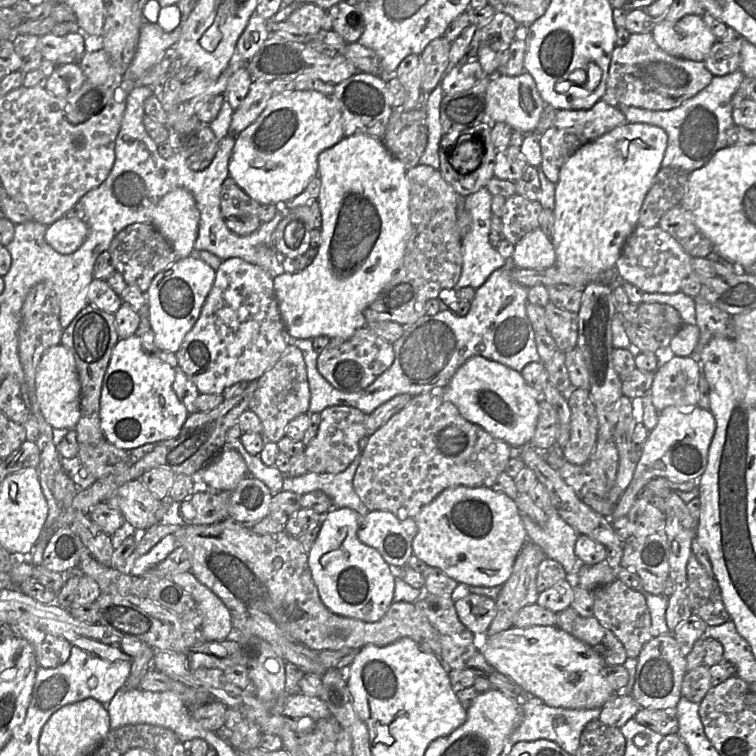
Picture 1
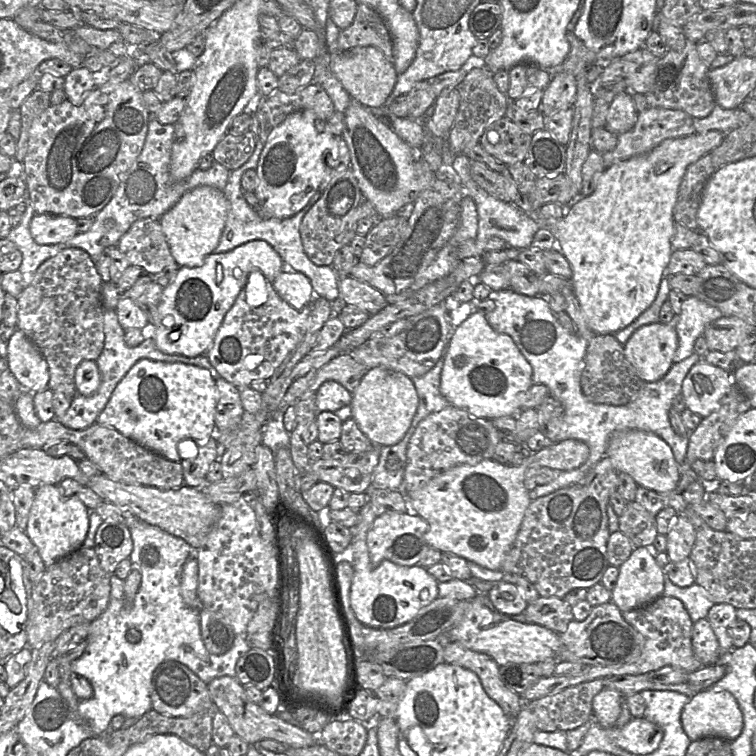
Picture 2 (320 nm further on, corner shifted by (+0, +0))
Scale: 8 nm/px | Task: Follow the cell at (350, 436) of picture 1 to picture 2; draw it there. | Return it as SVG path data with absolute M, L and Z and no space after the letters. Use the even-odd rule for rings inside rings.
M343 353L318 370L306 393L315 395L324 382L335 381L353 394L366 371L366 367L354 360L351 353Z

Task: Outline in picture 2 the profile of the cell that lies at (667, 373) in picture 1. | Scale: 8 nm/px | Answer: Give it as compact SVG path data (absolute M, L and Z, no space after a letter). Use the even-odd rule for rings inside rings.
M700 358L684 378L681 396L687 409L702 418L707 418L719 408L721 400L729 393L733 385L735 385L733 373L726 372L722 368L711 365L703 358Z

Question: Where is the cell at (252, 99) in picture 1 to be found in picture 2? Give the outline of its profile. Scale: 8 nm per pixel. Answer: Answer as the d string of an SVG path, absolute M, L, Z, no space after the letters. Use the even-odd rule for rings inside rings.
M199 186L186 192L160 218L162 231L171 254L180 267L199 267L213 253L224 230L229 203L223 191L210 186Z

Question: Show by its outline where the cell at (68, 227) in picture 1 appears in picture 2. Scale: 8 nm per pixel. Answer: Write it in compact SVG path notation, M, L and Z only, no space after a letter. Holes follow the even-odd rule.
M36 214L30 222L30 233L38 244L64 243L77 233L77 219L67 215Z

